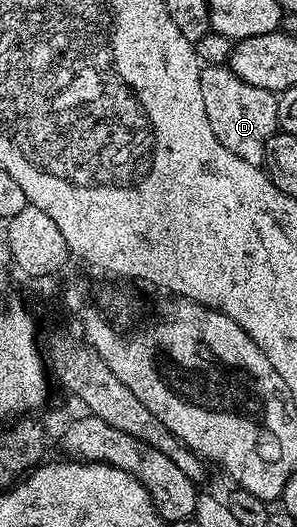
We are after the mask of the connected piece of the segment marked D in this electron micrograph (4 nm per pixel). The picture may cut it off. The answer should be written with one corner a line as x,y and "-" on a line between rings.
206,65
200,72
200,91
204,95
204,112
212,123
212,135
232,151
253,165
262,165
266,159
266,144
273,133
279,132
278,97
244,83
226,65

